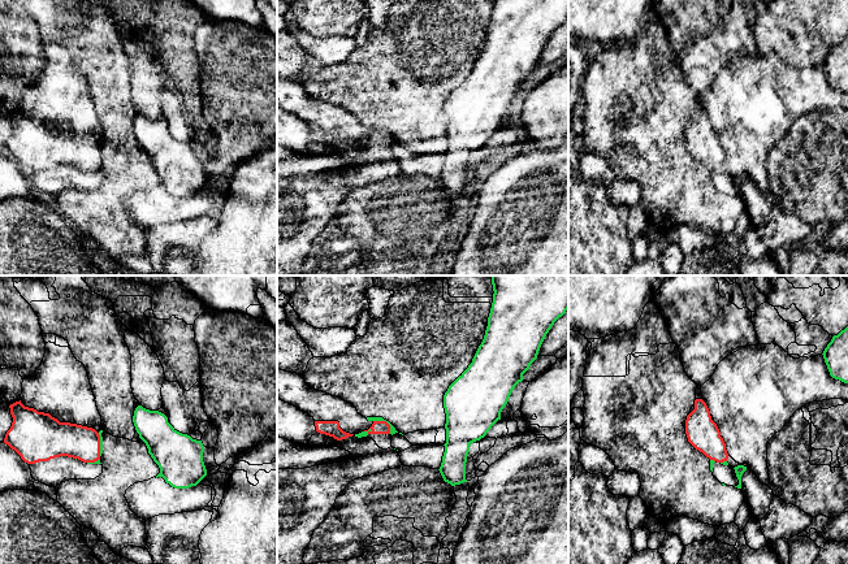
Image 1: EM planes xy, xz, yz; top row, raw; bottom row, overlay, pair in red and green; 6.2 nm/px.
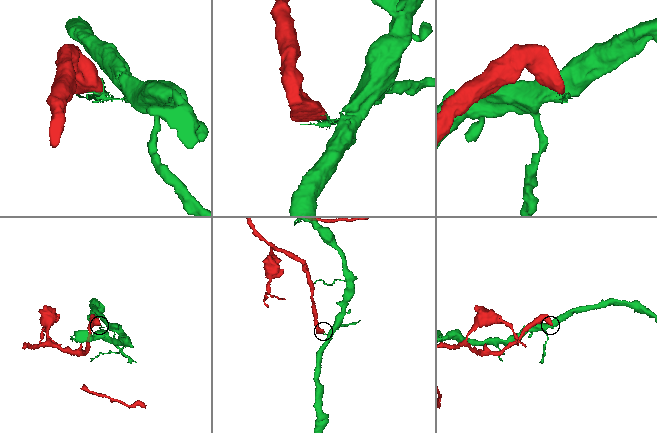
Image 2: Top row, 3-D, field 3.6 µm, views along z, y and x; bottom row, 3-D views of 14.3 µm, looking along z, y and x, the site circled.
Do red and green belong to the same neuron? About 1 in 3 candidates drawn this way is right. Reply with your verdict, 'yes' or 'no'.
no

